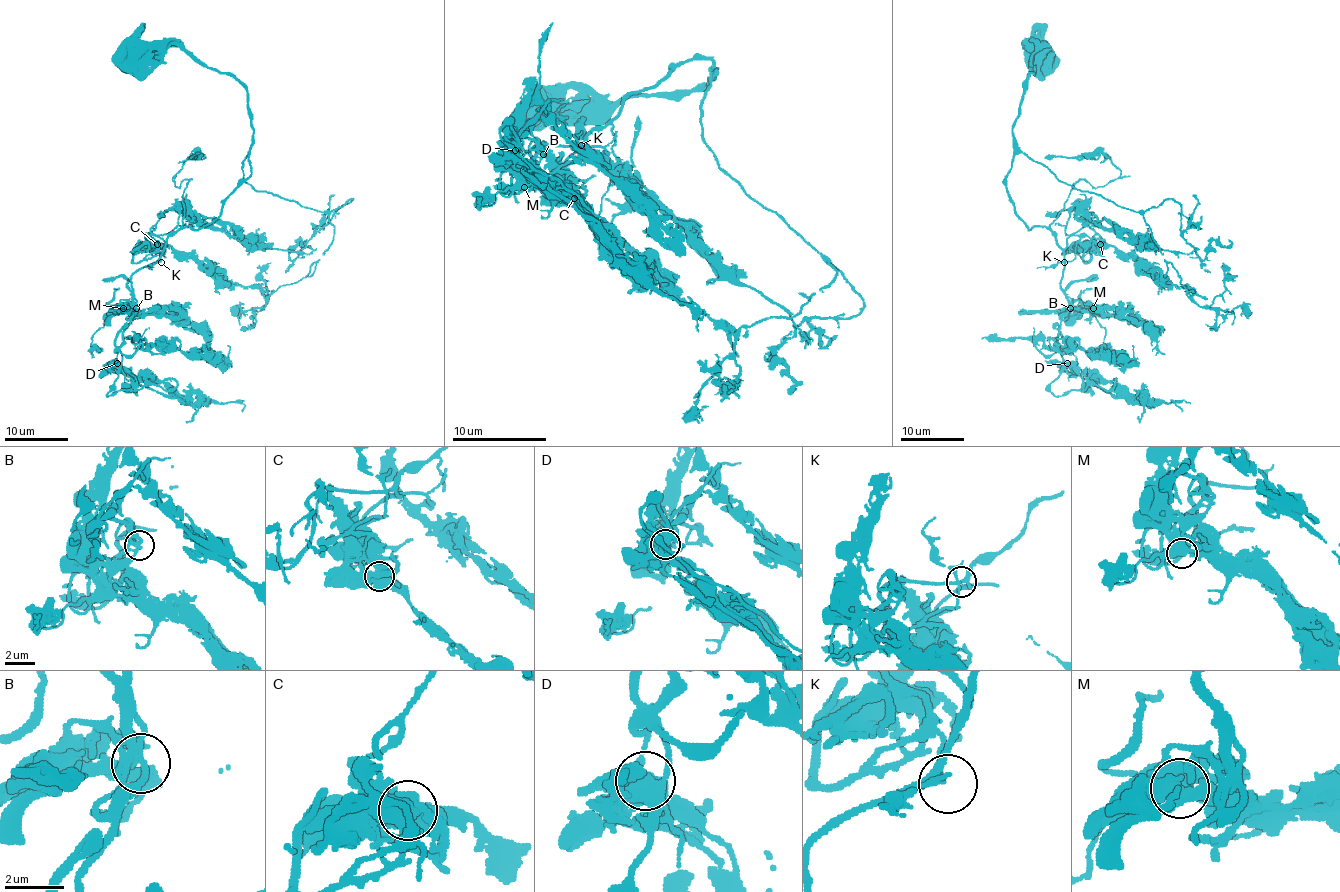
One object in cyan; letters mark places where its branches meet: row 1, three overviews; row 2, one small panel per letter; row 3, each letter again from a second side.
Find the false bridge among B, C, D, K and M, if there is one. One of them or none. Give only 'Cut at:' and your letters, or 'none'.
Cut at: none

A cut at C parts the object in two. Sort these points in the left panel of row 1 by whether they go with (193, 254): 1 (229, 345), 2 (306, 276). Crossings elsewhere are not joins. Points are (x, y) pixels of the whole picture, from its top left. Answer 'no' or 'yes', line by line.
1: no
2: yes

